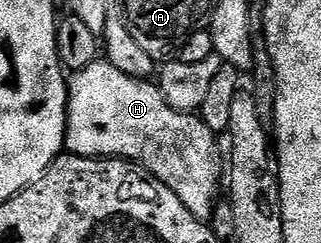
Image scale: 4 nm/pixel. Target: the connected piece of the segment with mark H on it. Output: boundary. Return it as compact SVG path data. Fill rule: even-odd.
M96 61L70 76L67 85L67 132L65 147L73 155L93 155L112 159L128 159L156 175L162 183L193 213L193 217L210 220L216 203L220 202L219 182L225 179L225 159L219 156L216 132L210 131L195 113L174 111L165 101L163 90L154 82L135 79L112 63Z

